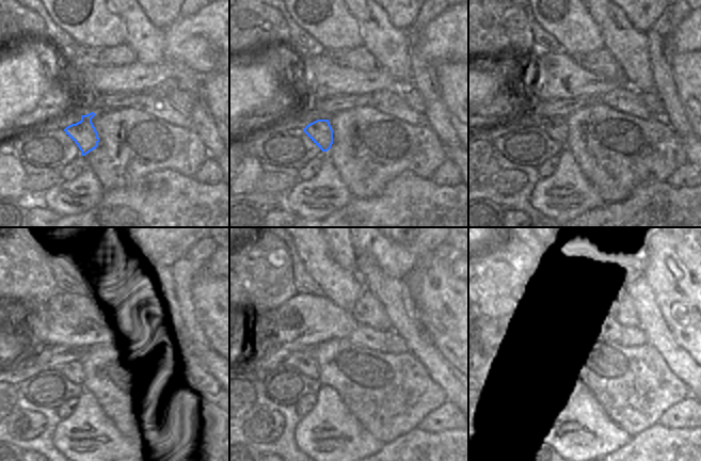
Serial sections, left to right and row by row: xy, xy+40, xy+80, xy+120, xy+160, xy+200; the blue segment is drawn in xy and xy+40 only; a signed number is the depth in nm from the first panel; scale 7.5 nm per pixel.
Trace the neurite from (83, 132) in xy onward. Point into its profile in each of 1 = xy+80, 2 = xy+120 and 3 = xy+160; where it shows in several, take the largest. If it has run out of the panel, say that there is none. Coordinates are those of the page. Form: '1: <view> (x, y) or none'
1: xy+80 (556, 127)
2: xy+120 (74, 370)
3: xy+160 (308, 366)

